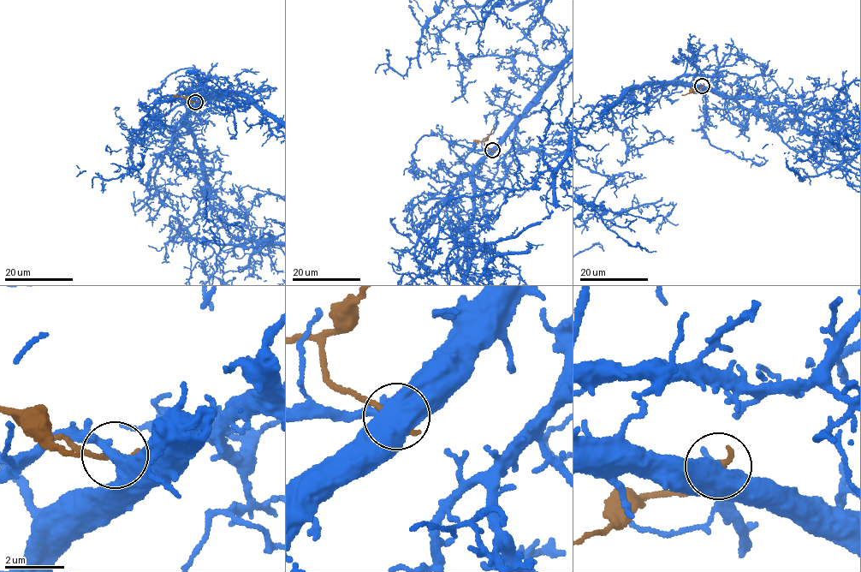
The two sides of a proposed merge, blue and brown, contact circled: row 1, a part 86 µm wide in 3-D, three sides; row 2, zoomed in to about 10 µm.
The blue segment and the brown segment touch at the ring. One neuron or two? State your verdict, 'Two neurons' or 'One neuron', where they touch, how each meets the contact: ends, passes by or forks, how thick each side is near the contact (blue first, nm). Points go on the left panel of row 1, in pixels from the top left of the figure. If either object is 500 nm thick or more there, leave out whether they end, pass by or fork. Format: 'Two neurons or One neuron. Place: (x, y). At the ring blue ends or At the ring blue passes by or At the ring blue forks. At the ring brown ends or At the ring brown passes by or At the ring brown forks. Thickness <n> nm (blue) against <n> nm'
Two neurons. Place: (195, 102). At the ring blue passes by. At the ring brown ends. Thickness 320 nm (blue) against 200 nm

